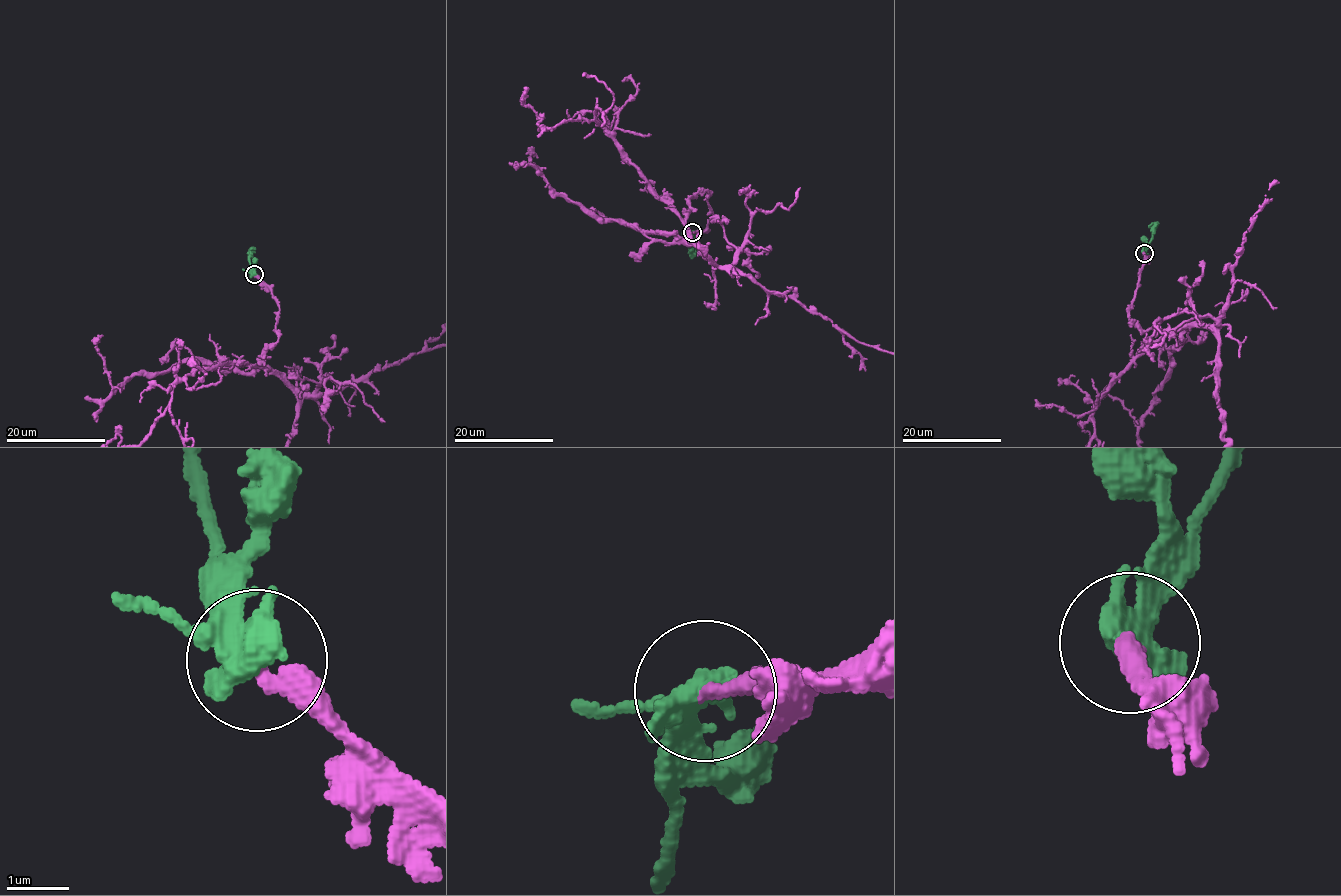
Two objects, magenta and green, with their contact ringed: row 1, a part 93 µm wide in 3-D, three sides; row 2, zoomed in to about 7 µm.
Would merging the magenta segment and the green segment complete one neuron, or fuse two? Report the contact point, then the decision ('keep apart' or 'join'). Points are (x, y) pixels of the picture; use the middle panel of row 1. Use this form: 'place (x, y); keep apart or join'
place (692, 232); join

